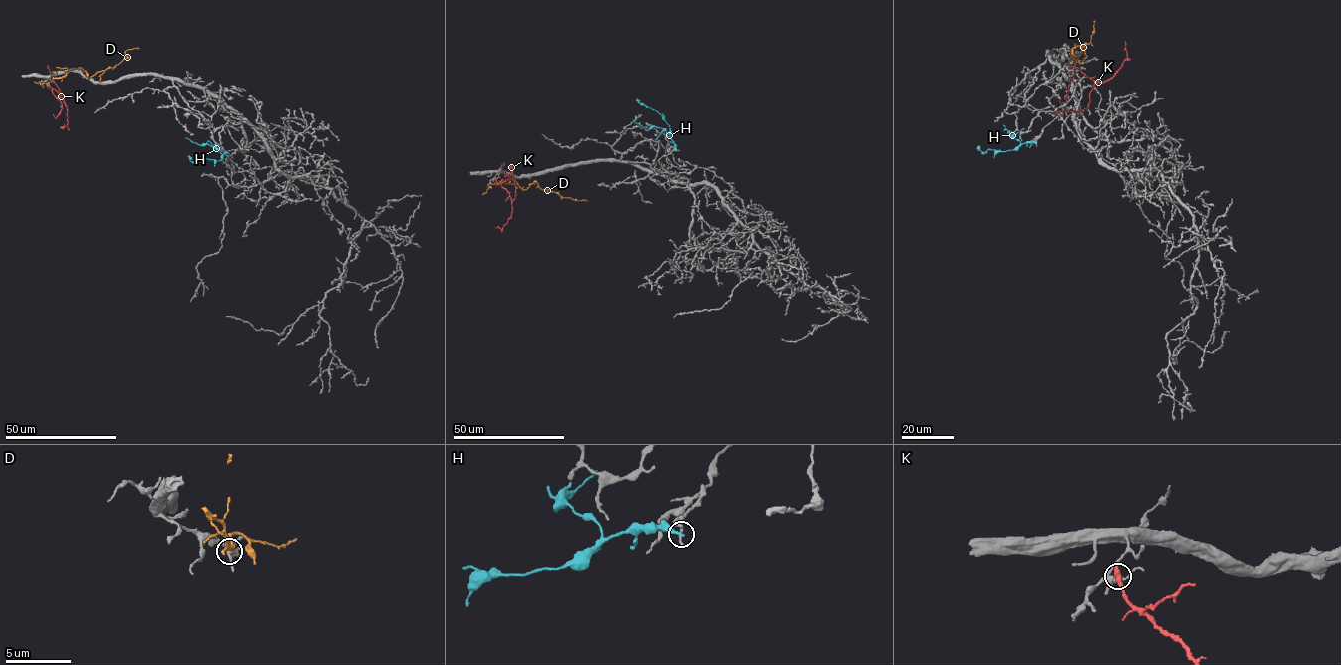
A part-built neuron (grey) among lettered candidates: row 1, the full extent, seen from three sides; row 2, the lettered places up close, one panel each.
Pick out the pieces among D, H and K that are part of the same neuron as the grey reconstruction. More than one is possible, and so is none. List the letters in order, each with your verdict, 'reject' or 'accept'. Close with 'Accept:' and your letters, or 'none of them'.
D: reject
H: reject
K: reject
Accept: none of them

